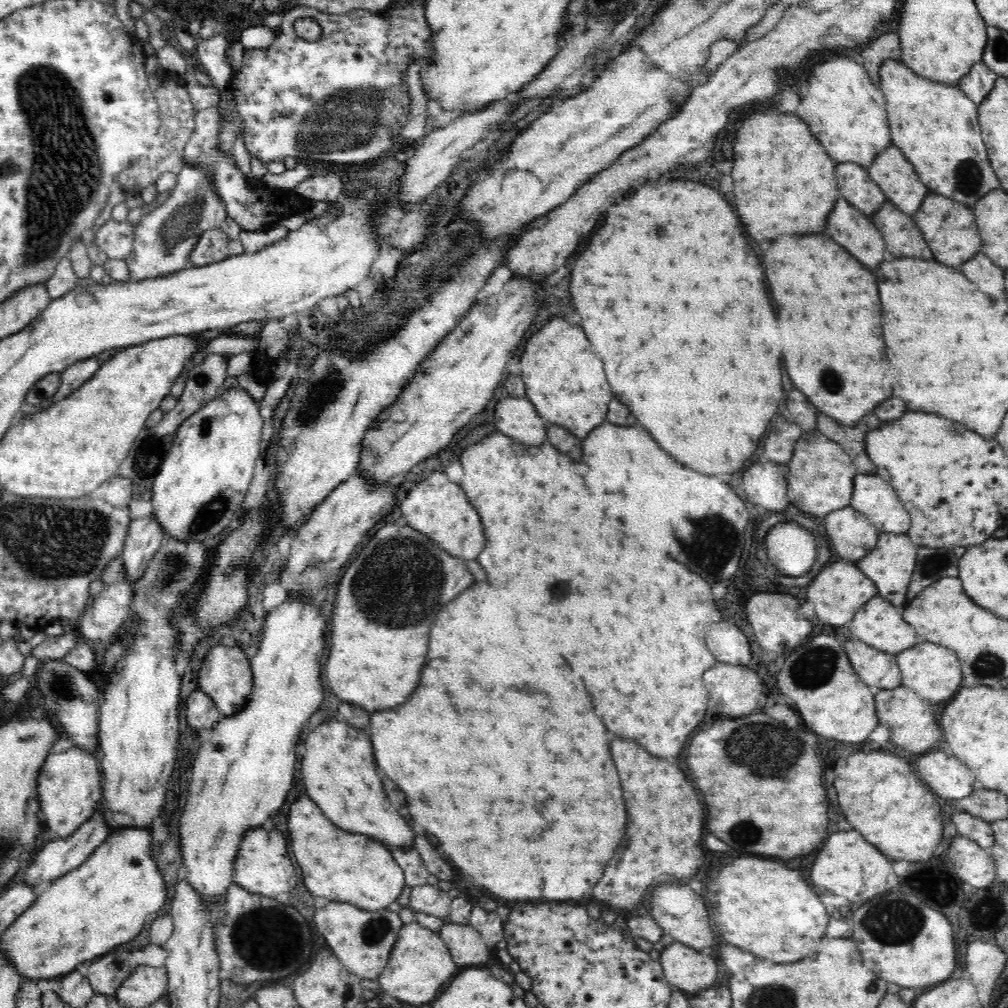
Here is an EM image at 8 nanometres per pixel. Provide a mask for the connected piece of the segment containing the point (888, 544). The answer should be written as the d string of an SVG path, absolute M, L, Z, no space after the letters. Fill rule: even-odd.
M882 531L877 536L875 547L854 562L854 564L866 578L876 585L881 598L900 608L908 596L907 588L915 567L916 553L917 546L906 534L894 534Z

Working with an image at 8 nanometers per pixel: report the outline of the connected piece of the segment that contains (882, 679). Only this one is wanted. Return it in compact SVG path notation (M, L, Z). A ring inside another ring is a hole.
M853 637L842 645L853 670L873 692L902 685L901 672L894 655Z

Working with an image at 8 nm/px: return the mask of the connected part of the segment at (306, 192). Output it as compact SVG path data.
M326 174L307 178L294 187L293 192L301 198L307 198L307 200L336 201L344 188L346 187L342 186L342 182L336 174Z

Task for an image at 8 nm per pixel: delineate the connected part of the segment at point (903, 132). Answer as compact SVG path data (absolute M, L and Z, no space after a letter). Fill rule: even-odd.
M896 58L881 62L878 81L885 98L891 142L903 152L928 191L973 208L973 204L987 193L986 190L992 190L994 186L1000 188L998 177L988 166L977 121L977 104L972 103L964 91L922 77Z

